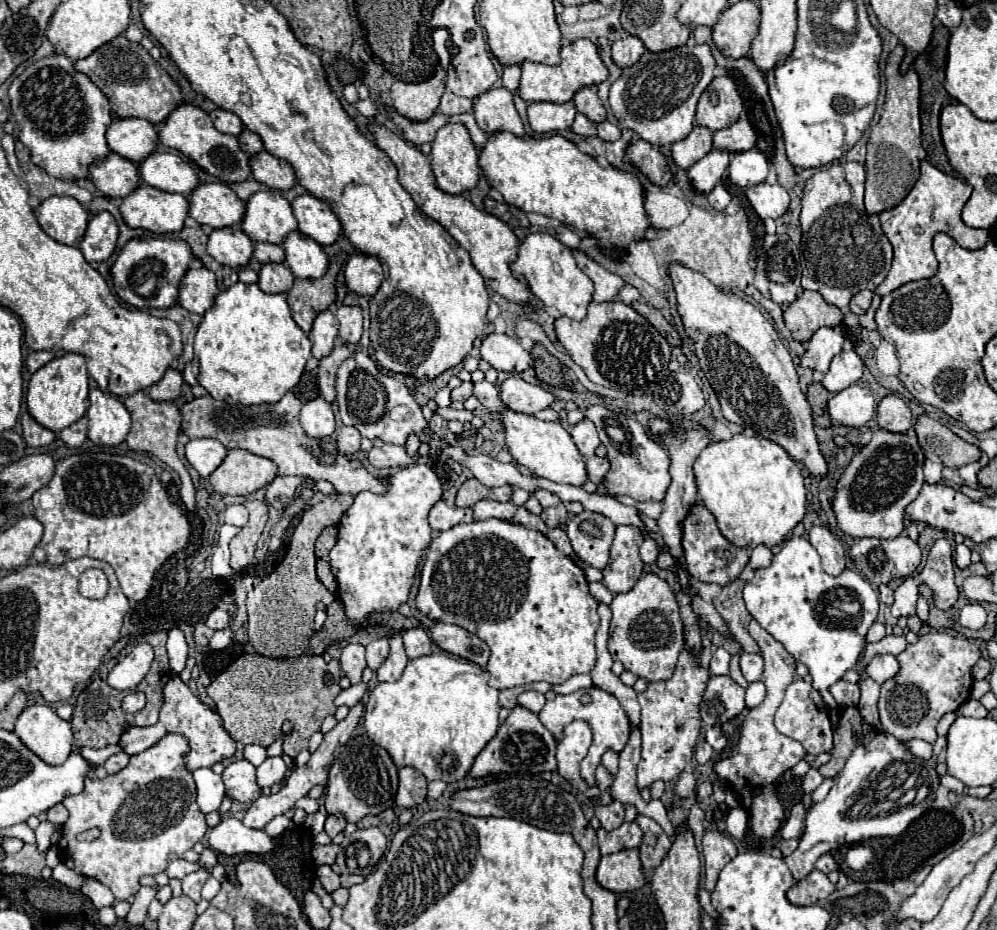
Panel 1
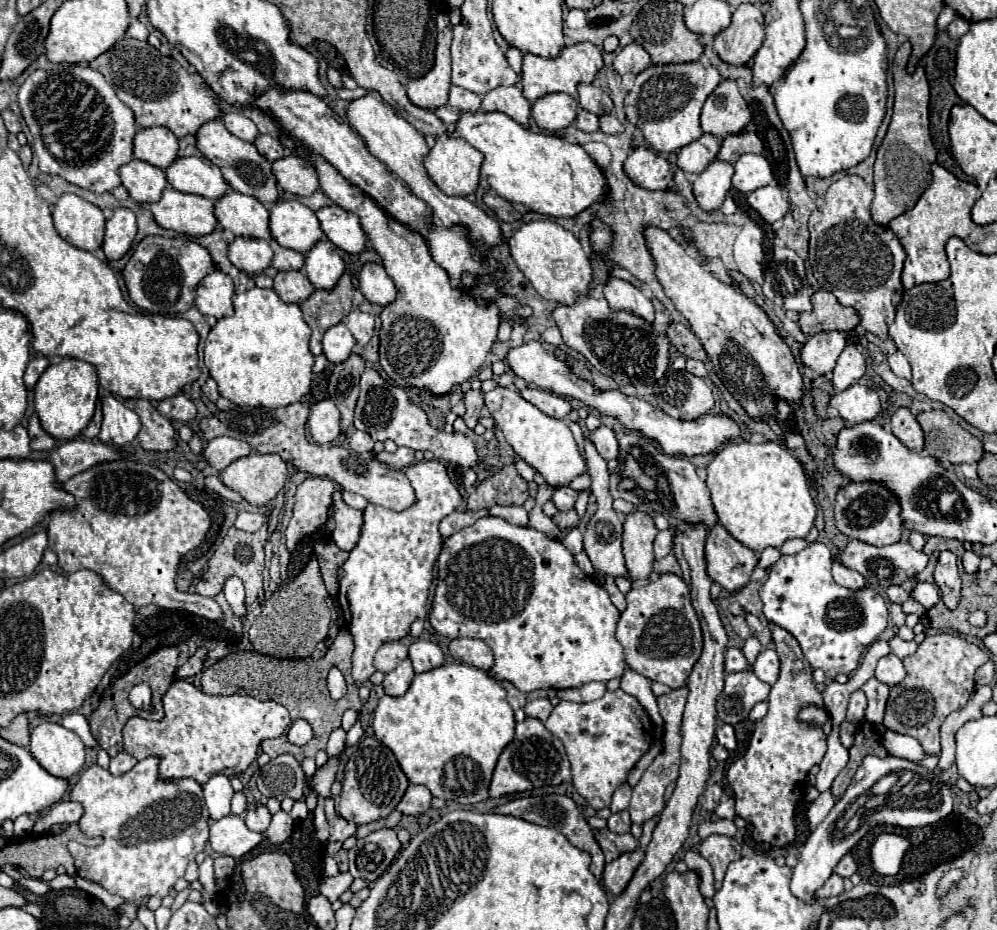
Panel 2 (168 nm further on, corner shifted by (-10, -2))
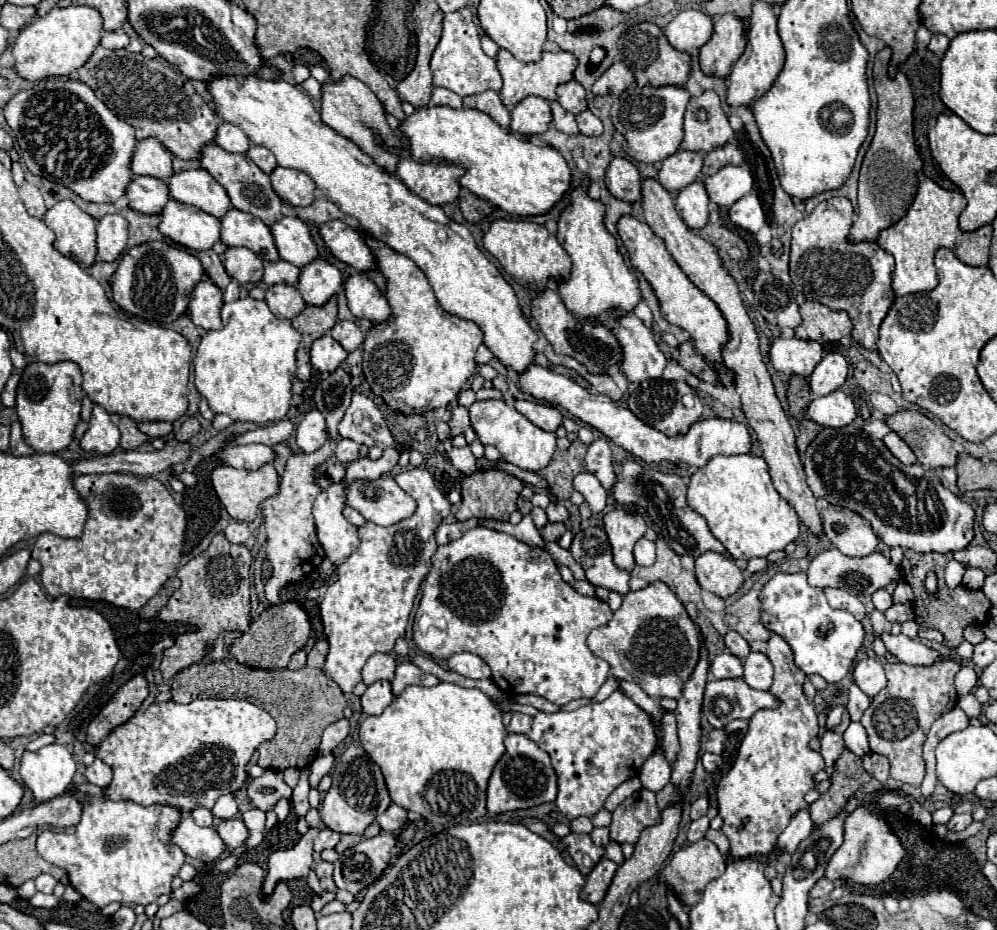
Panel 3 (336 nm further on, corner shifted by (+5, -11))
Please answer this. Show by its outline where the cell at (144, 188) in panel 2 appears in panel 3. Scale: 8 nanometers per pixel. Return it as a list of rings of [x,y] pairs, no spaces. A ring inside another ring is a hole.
[[[133,177],[127,187],[127,197],[131,201],[131,209],[145,215],[161,215],[165,203],[171,199],[169,185],[157,177]]]

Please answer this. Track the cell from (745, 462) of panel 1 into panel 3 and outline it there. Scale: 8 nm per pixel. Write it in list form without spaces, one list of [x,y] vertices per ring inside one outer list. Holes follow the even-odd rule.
[[[715,455],[691,475],[687,503],[709,525],[711,533],[723,543],[733,559],[767,557],[771,551],[785,549],[799,535],[799,517],[789,503],[775,491],[767,463],[757,455]]]

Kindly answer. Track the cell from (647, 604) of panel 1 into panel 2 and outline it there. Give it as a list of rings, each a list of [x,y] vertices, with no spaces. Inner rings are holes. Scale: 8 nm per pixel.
[[[662,574],[658,580],[640,586],[640,588],[632,588],[626,594],[626,610],[622,612],[618,626],[616,626],[616,640],[622,644],[624,648],[624,656],[626,656],[626,664],[646,676],[648,680],[654,682],[662,682],[670,688],[680,688],[686,684],[692,666],[696,664],[696,660],[700,658],[702,652],[702,632],[700,632],[700,622],[696,618],[696,612],[690,604],[690,590],[684,584],[682,578],[678,578],[676,574]]]

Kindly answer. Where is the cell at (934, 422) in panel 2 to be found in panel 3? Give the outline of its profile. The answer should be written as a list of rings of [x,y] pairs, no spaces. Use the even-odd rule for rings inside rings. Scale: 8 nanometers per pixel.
[[[905,409],[885,417],[885,423],[913,449],[921,465],[931,469],[955,467],[957,451],[953,449],[953,441],[927,415]]]

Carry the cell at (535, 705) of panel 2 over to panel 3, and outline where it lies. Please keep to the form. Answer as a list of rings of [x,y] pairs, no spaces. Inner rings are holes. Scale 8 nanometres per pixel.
[[[513,713],[513,719],[511,719],[507,731],[509,733],[529,733],[531,731],[531,723],[533,723],[533,717],[523,715],[523,713]]]

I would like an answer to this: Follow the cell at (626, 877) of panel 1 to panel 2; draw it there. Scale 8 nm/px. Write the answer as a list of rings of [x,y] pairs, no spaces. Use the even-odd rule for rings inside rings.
[[[634,850],[634,852],[620,854],[616,860],[608,862],[604,868],[604,874],[602,874],[604,888],[610,894],[620,896],[624,892],[624,888],[628,886],[628,882],[632,880],[632,874],[636,872],[636,868],[640,866],[642,860],[644,860],[644,850]]]

